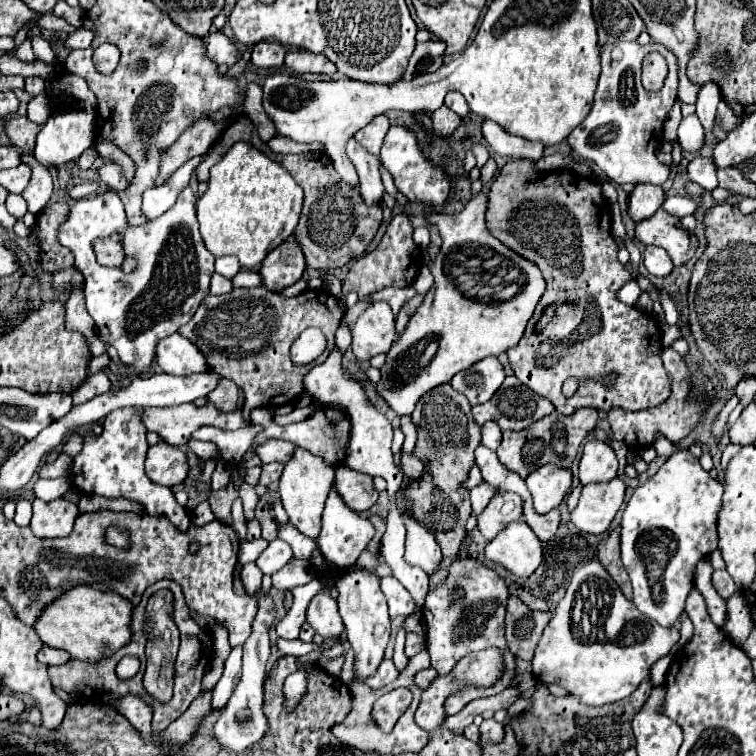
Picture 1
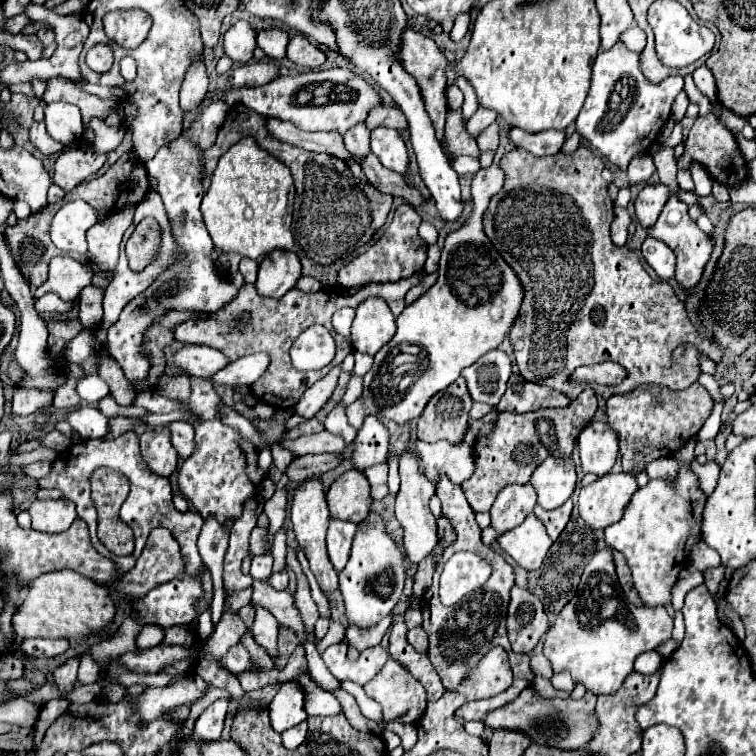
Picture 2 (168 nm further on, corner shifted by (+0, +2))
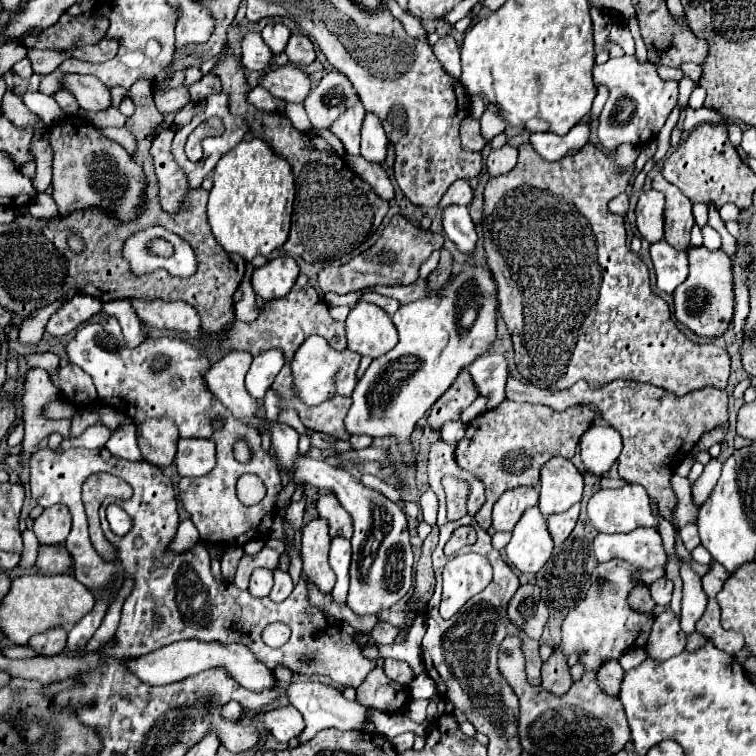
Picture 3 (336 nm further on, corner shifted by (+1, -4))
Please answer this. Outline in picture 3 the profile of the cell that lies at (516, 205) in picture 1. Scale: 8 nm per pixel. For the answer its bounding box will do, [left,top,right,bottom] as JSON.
[481,144,729,396]

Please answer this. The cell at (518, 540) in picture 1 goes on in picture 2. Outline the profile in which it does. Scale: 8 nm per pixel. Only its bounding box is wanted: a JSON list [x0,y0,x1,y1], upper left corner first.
[498,514,552,570]

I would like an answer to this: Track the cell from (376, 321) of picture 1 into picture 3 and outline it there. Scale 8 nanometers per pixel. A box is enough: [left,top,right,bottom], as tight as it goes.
[345,302,397,358]

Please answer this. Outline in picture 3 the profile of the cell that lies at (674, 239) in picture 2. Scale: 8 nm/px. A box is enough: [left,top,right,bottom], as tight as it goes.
[673,246,733,336]

